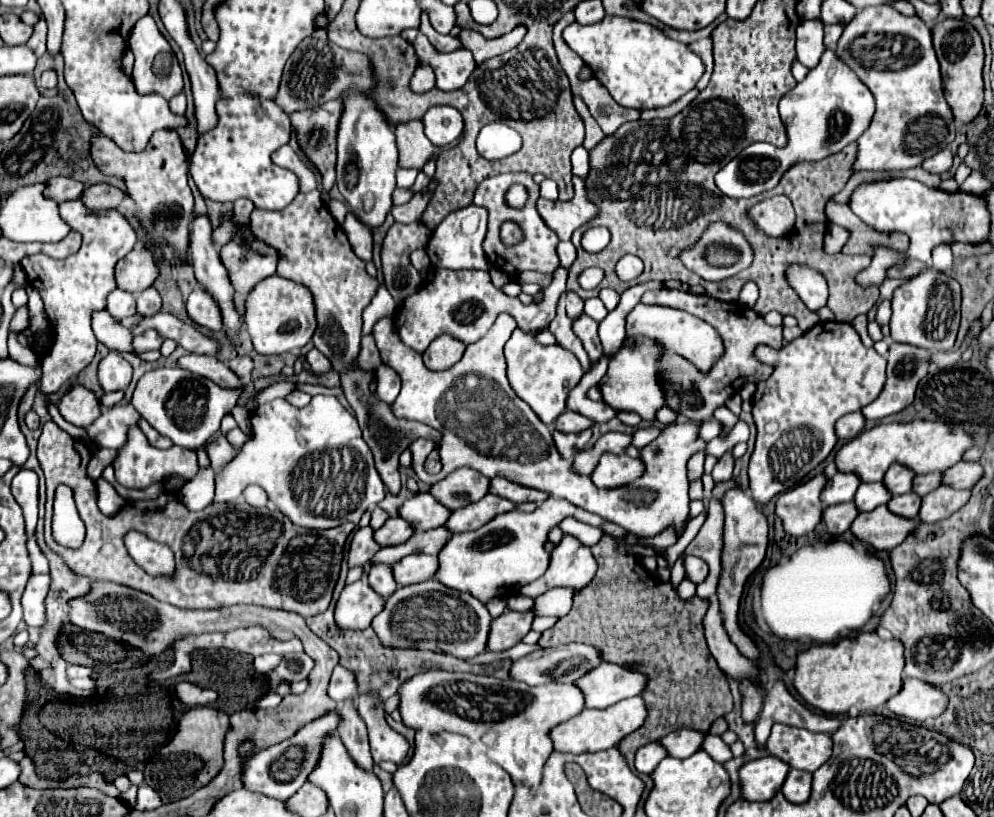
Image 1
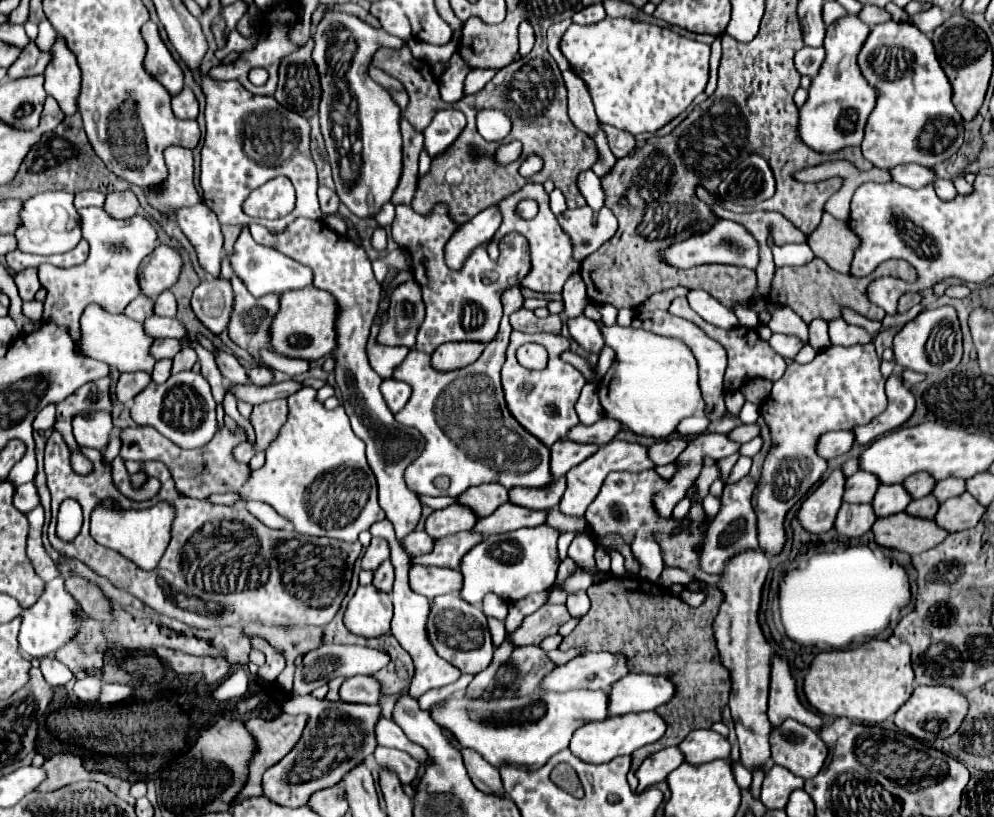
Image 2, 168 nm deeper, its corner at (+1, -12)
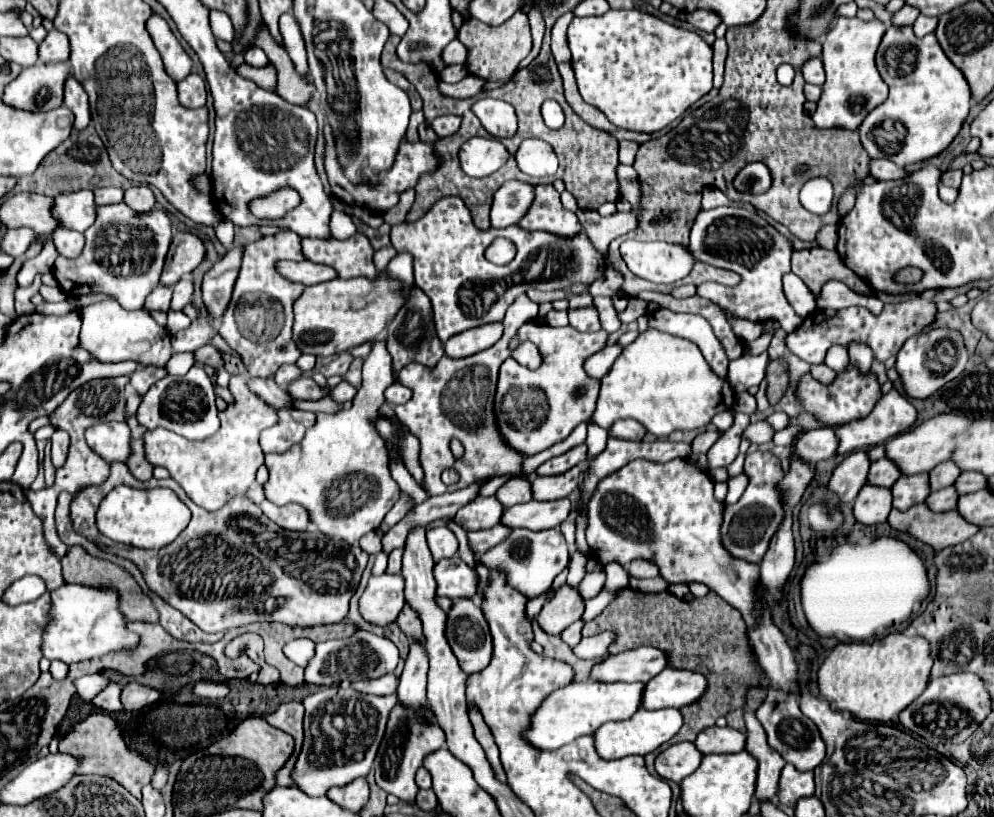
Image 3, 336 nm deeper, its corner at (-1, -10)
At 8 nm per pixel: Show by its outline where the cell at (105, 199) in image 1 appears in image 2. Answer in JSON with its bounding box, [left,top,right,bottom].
[105,192,139,218]

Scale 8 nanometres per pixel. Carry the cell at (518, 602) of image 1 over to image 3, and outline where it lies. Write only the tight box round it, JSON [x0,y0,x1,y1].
[567,552,587,586]

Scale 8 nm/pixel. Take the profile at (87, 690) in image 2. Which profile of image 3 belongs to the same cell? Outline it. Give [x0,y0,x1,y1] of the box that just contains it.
[91,682,123,712]

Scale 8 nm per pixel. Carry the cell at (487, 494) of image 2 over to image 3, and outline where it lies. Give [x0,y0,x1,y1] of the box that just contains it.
[495,478,531,508]

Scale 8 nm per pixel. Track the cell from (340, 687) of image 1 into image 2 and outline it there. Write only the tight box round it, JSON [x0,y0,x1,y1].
[339,676,381,704]

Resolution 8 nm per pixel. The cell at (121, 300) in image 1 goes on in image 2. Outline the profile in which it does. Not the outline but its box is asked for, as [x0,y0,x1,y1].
[125,296,153,322]

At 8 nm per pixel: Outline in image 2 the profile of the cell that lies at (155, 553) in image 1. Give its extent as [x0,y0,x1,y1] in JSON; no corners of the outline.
[91,504,173,570]

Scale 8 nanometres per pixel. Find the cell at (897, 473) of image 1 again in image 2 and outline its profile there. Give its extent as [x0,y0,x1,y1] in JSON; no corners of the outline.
[903,472,937,498]

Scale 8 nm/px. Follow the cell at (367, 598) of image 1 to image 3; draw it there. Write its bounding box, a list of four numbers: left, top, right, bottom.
[359,574,403,626]

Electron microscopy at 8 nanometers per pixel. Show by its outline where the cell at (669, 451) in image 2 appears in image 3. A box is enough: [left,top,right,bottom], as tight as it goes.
[691,430,721,454]

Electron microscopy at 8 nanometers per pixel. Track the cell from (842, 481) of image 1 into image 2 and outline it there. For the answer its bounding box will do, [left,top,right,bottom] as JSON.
[845,472,879,504]

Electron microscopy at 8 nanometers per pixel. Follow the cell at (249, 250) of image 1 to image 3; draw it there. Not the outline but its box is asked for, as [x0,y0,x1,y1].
[275,260,337,286]

